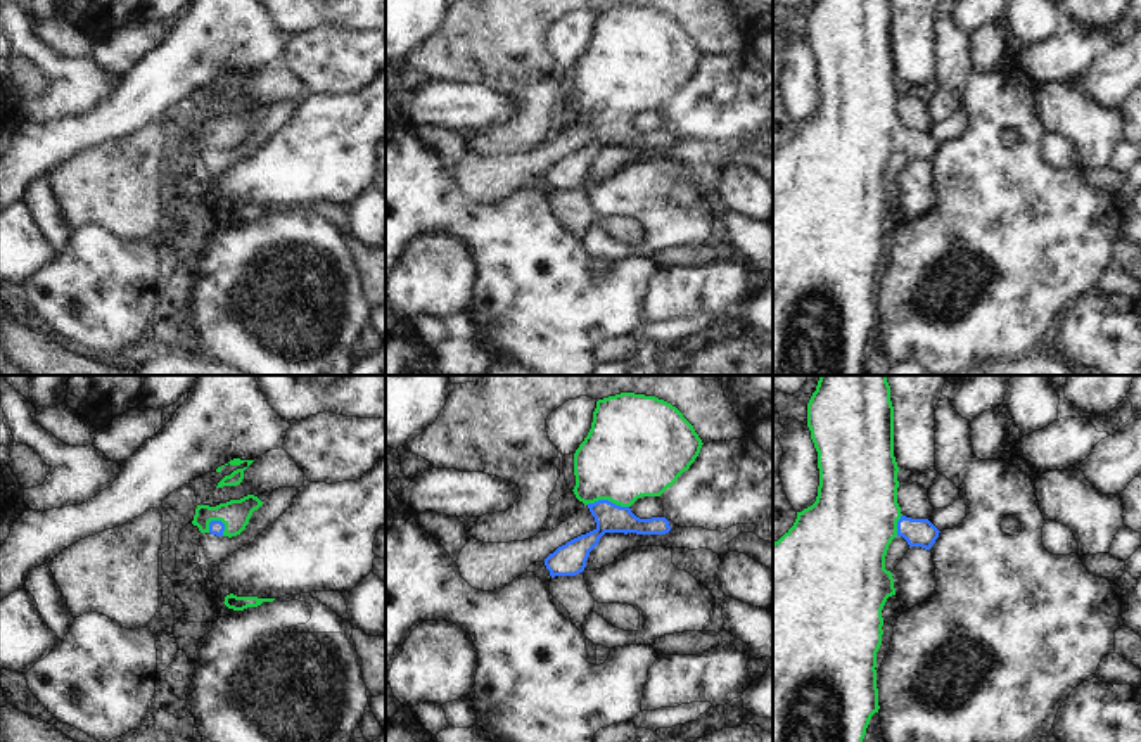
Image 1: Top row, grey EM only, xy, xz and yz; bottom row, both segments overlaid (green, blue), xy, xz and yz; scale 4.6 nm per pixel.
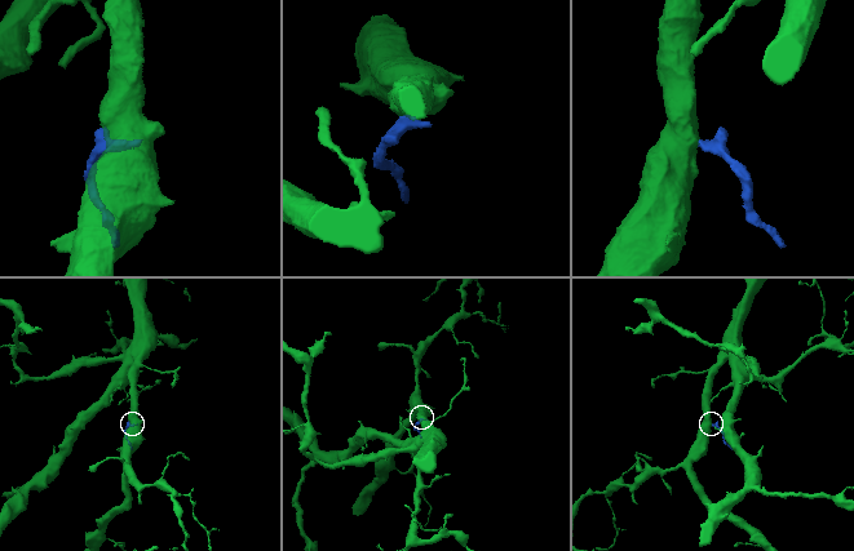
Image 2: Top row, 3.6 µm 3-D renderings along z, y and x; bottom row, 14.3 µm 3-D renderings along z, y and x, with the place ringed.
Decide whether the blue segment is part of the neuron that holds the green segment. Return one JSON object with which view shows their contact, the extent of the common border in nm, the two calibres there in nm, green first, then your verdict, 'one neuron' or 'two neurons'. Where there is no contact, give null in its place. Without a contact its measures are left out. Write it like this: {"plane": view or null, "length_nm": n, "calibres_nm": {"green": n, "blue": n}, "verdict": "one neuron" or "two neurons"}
{"plane": "xz", "length_nm": 200, "calibres_nm": {"green": 420, "blue": 140}, "verdict": "one neuron"}

